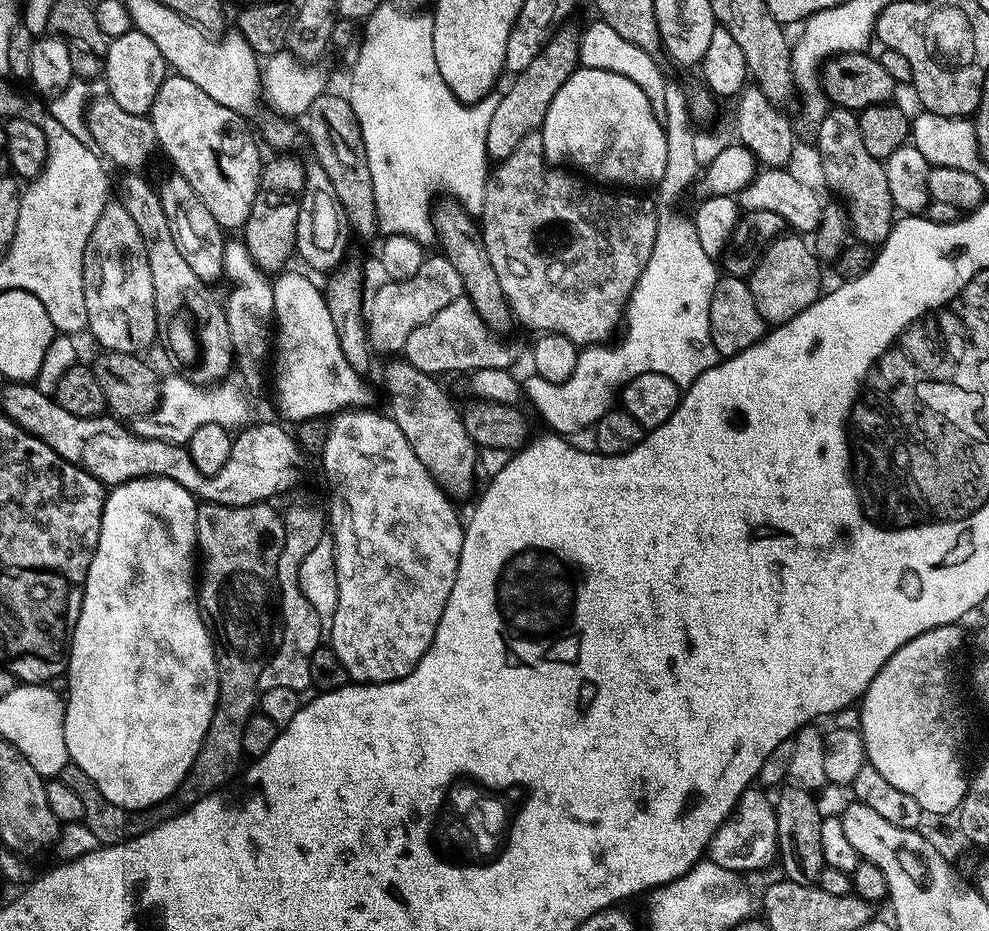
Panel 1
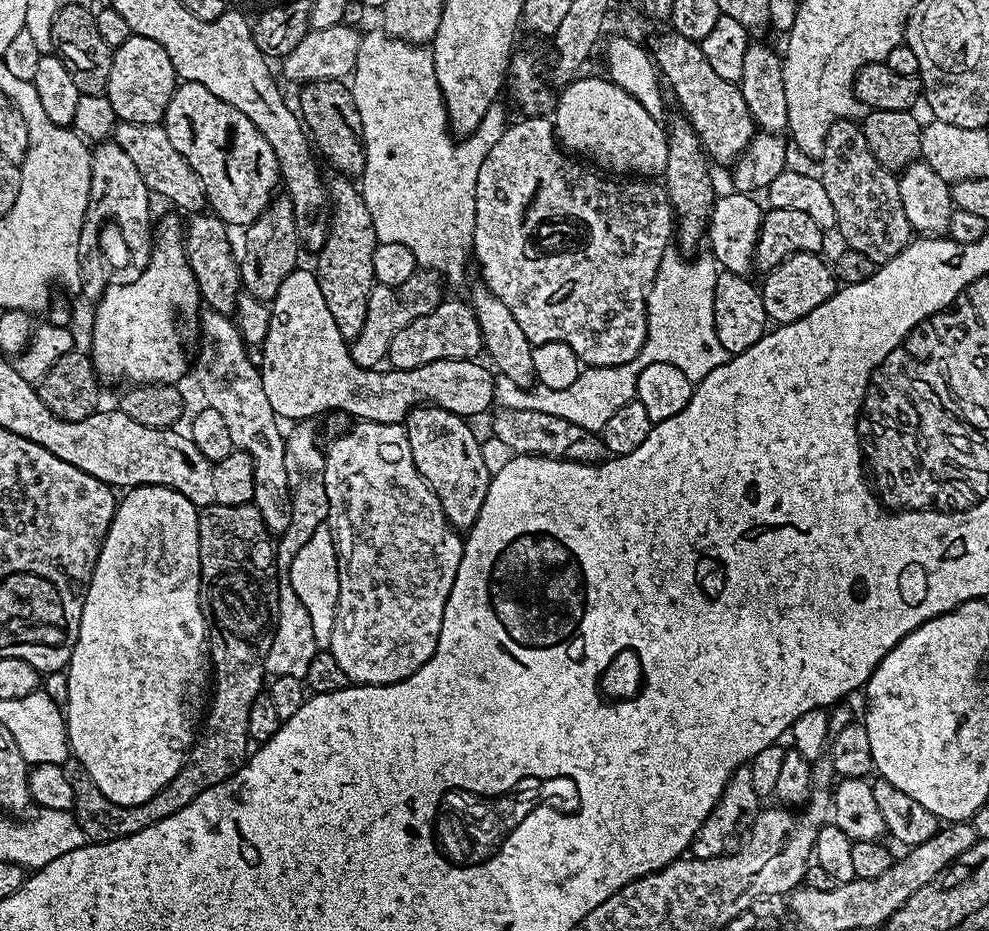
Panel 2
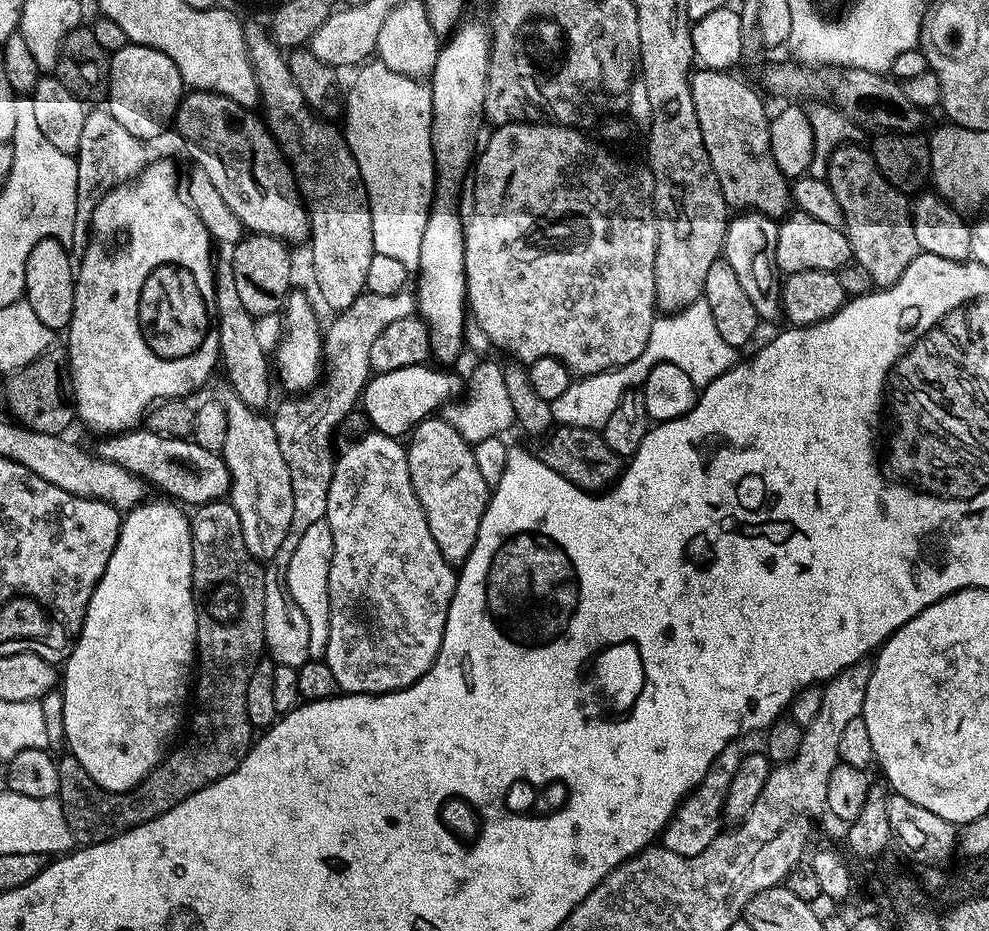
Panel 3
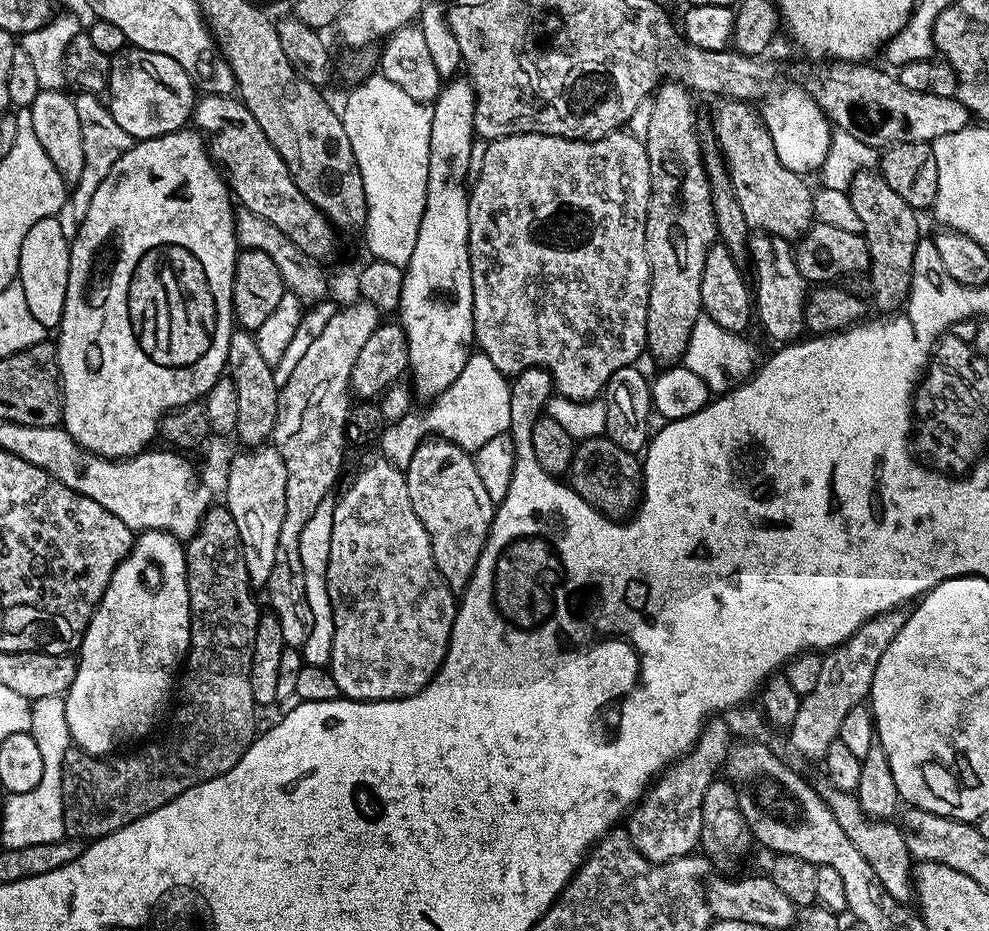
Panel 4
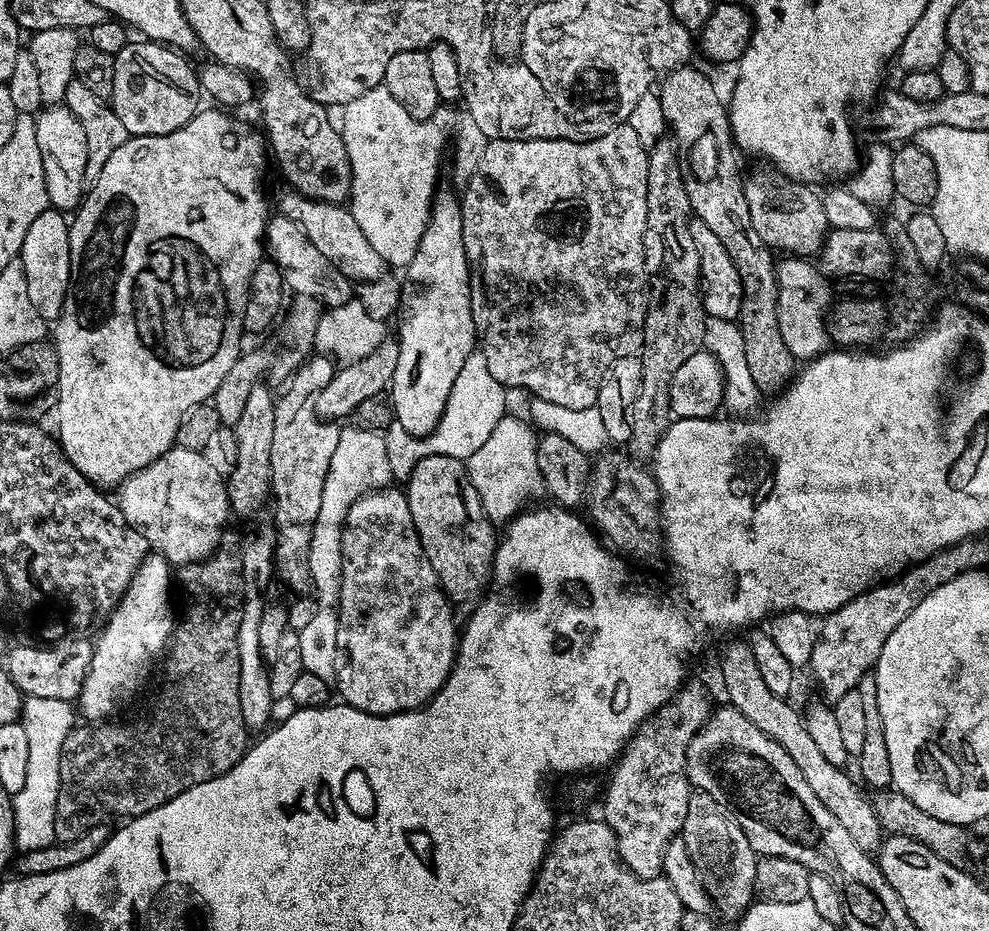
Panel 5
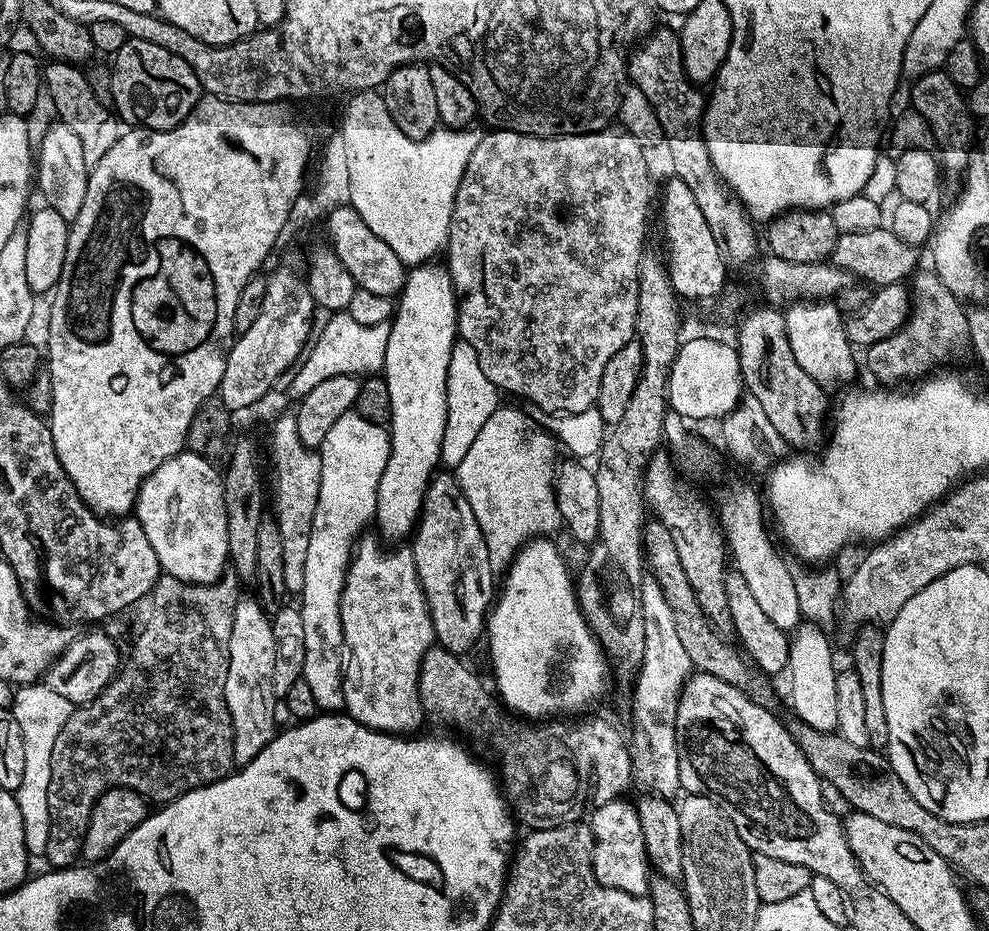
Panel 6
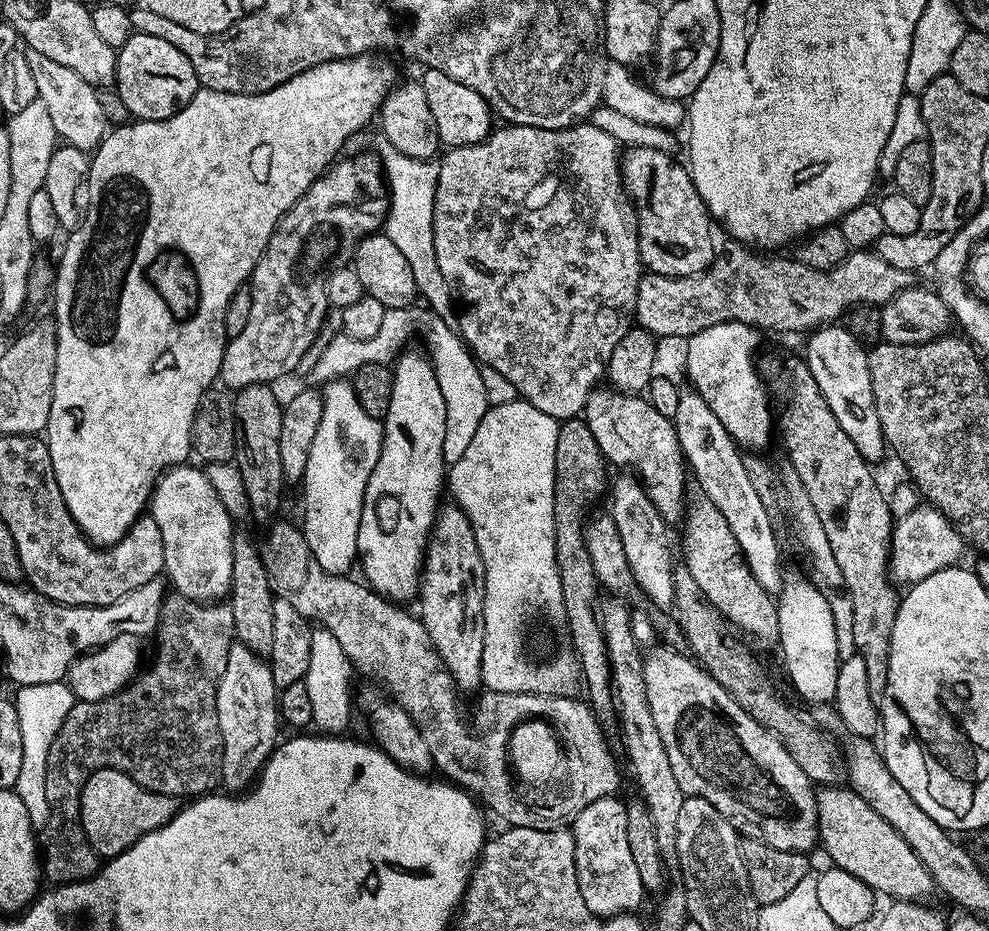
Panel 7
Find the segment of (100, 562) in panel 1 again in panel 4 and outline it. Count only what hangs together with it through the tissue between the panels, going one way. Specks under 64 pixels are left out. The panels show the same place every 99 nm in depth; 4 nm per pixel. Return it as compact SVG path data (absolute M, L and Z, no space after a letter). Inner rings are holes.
M141 531L133 539L132 549L128 552L128 557L120 562L114 570L110 582L106 586L106 594L102 594L100 605L94 610L92 621L84 631L84 637L80 640L78 649L77 674L74 676L73 684L69 686L64 696L66 706L66 726L70 726L72 743L80 748L87 756L97 758L108 758L113 755L123 744L128 744L131 740L143 741L148 731L156 724L156 719L164 712L164 707L168 704L168 699L173 699L174 685L178 680L178 673L182 665L188 659L188 647L190 646L190 630L192 629L192 615L190 614L190 598L188 597L188 567L184 557L185 545L175 536L168 532Z

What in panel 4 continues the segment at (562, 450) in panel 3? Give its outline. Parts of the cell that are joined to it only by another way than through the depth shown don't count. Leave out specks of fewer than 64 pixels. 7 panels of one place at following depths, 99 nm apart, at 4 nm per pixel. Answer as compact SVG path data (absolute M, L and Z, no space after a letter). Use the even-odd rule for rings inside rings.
M605 435L595 436L577 443L576 453L572 455L572 461L566 473L566 480L587 504L597 508L602 515L624 518L640 503L642 495L642 464L637 453L622 450L622 446L618 446Z

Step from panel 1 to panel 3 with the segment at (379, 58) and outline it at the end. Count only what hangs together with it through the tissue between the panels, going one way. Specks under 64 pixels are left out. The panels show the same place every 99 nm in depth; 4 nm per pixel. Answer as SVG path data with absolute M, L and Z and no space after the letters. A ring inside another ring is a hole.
M379 62L365 63L356 74L352 89L346 92L342 131L358 162L370 198L374 250L376 254L386 254L402 262L412 274L420 266L422 236L432 213L432 197L436 195L436 167L432 161L432 90L423 79L395 73Z

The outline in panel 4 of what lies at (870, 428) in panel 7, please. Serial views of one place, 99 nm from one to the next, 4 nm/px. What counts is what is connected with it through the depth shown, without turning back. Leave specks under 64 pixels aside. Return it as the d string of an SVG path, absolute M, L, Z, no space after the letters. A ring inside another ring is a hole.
M768 232L753 235L746 245L752 255L750 288L754 293L754 316L760 319L764 332L776 342L795 342L805 335L804 300L809 294L809 281L798 274L794 248L789 241Z

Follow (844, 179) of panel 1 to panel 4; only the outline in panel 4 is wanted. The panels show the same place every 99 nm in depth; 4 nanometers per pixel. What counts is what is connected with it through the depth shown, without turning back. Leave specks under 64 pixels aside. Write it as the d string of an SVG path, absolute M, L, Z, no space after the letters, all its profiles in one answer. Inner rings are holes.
M876 170L854 173L852 181L846 184L846 191L858 213L860 232L870 254L867 274L872 283L871 303L876 303L884 311L881 313L895 313L903 308L904 301L908 299L912 259L922 239L917 209L902 202L902 198L898 198L898 194L886 186L883 176Z

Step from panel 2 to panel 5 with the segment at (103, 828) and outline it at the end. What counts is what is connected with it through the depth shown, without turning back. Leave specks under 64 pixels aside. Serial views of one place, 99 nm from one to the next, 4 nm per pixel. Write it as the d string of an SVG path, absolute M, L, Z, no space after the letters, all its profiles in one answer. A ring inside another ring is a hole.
M225 530L221 534L220 544L209 558L185 564L179 569L178 619L162 660L164 677L152 700L152 709L129 724L96 722L75 725L66 736L66 742L62 742L60 788L54 814L54 834L59 843L82 838L82 834L96 824L111 821L111 816L131 818L158 810L158 806L190 790L190 786L210 782L226 774L248 751L250 730L244 725L238 694L238 626L240 601L244 594L241 543L242 536Z

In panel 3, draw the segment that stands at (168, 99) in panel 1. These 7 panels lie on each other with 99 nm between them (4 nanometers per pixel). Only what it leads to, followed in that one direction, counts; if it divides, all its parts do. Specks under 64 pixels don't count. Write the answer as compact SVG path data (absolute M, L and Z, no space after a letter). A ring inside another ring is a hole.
M189 91L181 100L174 117L174 128L180 131L182 139L192 151L195 167L201 168L214 182L214 190L222 194L222 202L230 206L234 218L242 222L249 233L261 236L273 236L289 246L295 246L309 239L308 210L296 186L296 177L292 175L292 165L284 158L280 145L268 131L263 119L255 111L235 104L230 98L213 92Z

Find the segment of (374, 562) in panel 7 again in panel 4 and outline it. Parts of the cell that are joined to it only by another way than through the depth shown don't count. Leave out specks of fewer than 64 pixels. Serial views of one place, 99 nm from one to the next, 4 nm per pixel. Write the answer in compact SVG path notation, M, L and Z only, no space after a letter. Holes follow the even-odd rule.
M467 78L449 79L432 104L426 210L422 214L422 226L418 226L414 254L410 254L410 262L404 269L398 309L398 323L408 343L408 372L412 376L410 388L417 401L431 402L447 390L450 382L462 374L462 366L466 366L476 339L472 309L474 290L468 253L468 171L474 168L472 143L478 140L474 126L475 109L476 95L472 81Z

